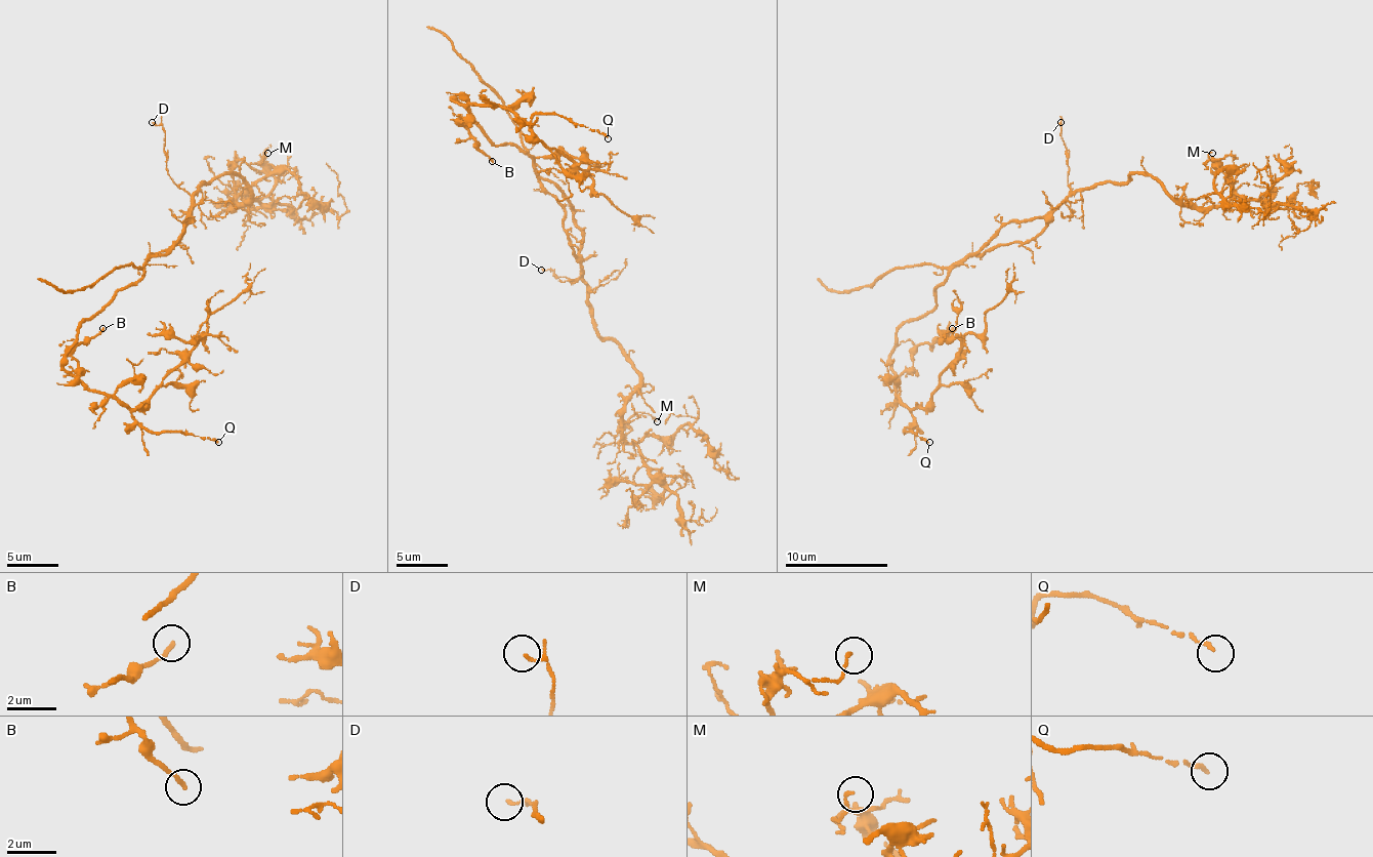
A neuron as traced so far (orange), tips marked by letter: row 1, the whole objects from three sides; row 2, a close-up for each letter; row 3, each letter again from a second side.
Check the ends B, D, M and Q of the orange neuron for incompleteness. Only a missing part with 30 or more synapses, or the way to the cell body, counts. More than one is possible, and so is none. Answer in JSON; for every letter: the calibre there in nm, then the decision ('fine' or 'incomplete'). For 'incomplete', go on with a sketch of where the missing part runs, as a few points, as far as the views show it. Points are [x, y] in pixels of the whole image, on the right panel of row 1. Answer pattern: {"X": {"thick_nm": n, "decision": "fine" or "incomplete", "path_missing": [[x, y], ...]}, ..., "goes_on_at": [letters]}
{"B": {"thick_nm": 180, "decision": "fine"}, "D": {"thick_nm": 80, "decision": "fine"}, "M": {"thick_nm": 130, "decision": "fine"}, "Q": {"thick_nm": 150, "decision": "fine"}, "goes_on_at": []}

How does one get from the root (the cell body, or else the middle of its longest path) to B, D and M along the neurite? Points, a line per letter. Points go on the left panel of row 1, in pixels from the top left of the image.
B: (172, 246), (152, 253), (136, 282), (82, 323), (67, 354), (69, 372), (79, 369), (74, 349), (102, 328)
D: (172, 246), (188, 225), (190, 197), (169, 176), (164, 129), (152, 122)
M: (172, 246), (205, 181), (234, 173), (249, 192), (237, 207), (232, 168), (239, 161), (259, 163), (267, 153)

